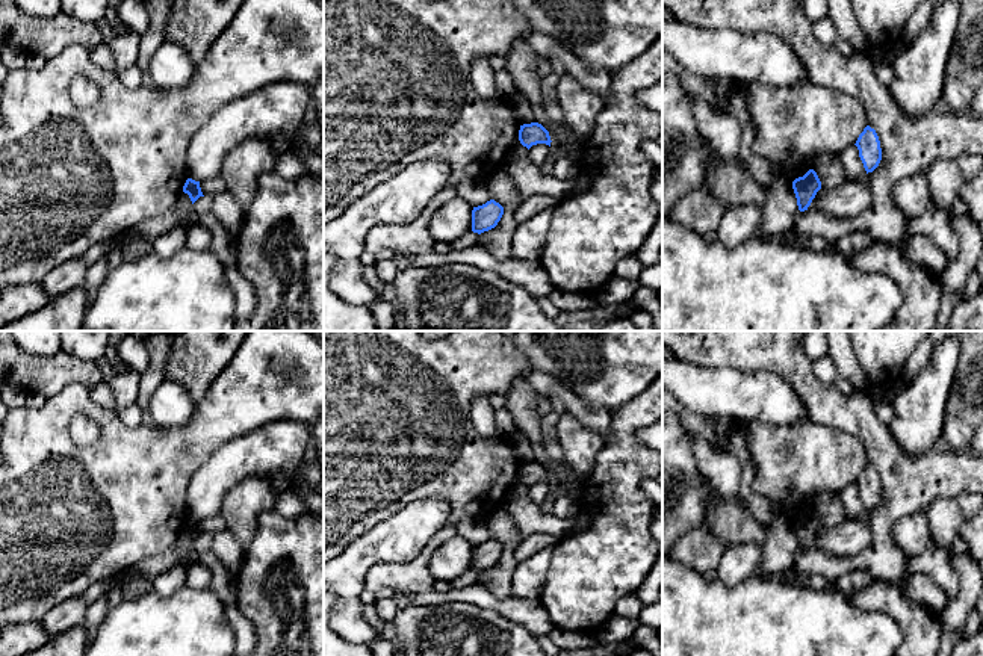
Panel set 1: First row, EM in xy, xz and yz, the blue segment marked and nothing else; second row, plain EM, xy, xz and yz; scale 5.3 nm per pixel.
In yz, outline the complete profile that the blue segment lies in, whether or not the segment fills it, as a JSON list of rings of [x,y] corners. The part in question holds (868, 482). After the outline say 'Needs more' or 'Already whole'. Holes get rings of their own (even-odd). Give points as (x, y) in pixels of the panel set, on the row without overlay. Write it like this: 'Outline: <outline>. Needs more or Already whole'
Outline: [[[867,464],[859,473],[854,484],[859,488],[859,496],[864,502],[867,512],[873,511],[882,499],[880,479],[876,469]]]. Already whole

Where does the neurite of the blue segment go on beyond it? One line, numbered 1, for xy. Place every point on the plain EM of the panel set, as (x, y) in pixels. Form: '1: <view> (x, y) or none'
1: none

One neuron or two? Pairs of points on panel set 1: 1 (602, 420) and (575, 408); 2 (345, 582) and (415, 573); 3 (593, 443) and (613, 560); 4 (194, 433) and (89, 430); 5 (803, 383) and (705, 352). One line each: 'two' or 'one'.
1: one
2: two
3: two
4: two
5: one

